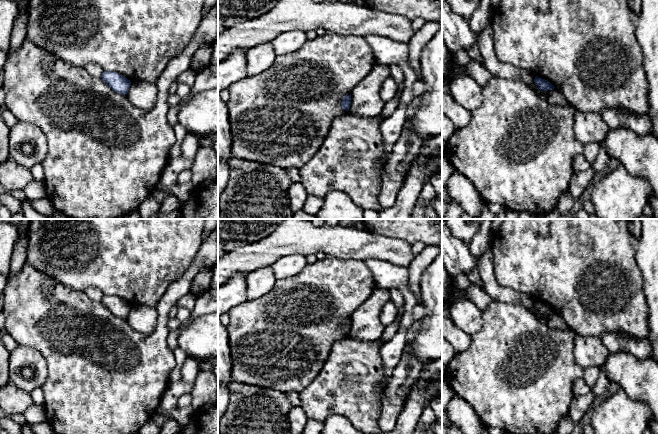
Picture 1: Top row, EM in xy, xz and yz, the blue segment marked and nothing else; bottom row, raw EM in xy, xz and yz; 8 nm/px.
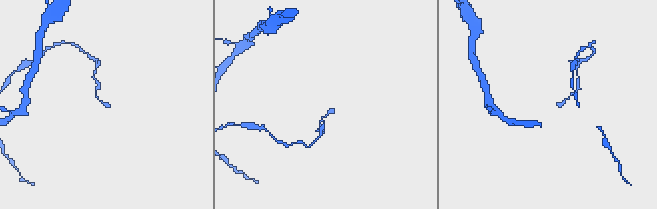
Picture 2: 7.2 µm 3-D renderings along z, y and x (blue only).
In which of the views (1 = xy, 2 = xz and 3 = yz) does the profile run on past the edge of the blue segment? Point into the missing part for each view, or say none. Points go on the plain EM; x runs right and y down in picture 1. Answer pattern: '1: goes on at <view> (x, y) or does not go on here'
1: does not go on here
2: does not go on here
3: does not go on here

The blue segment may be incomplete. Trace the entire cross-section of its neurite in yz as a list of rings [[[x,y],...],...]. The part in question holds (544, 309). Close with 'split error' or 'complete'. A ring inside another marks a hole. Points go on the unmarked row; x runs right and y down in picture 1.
[[[537,300],[535,301],[534,306],[537,308],[538,312],[542,315],[552,314],[555,312],[550,306]]] | complete

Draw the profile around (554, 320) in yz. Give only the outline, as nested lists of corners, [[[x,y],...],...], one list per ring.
[[[535,306],[530,308],[531,312],[548,327],[553,329],[565,329],[567,327],[563,318],[556,312],[552,314],[542,315]]]

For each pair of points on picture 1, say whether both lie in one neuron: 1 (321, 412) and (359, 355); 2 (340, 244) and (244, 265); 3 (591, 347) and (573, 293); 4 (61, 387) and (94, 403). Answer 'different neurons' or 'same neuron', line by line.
1: same neuron
2: same neuron
3: different neurons
4: same neuron

